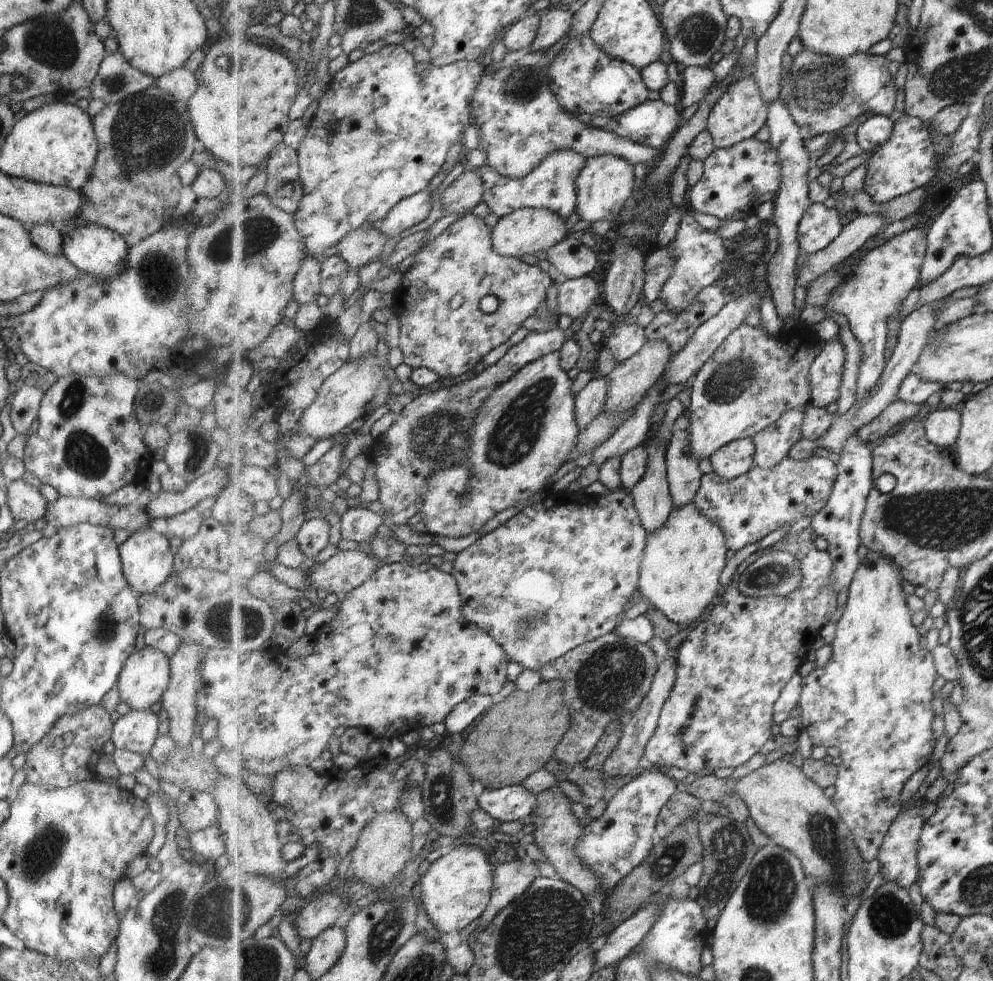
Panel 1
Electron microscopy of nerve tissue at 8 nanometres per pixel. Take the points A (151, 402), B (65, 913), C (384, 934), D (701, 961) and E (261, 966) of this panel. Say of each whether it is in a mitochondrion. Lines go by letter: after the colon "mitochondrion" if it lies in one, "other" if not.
A: mitochondrion
B: other
C: mitochondrion
D: other
E: mitochondrion

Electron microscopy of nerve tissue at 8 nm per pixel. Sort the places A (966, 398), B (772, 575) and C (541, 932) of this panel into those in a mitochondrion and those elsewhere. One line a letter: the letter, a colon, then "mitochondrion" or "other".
A: other
B: mitochondrion
C: mitochondrion

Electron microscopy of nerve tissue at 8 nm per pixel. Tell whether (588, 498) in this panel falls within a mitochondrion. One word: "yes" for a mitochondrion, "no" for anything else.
no

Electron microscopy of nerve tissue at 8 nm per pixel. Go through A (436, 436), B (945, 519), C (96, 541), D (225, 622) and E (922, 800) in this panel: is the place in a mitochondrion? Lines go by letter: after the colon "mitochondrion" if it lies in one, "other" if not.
A: mitochondrion
B: mitochondrion
C: other
D: mitochondrion
E: other

